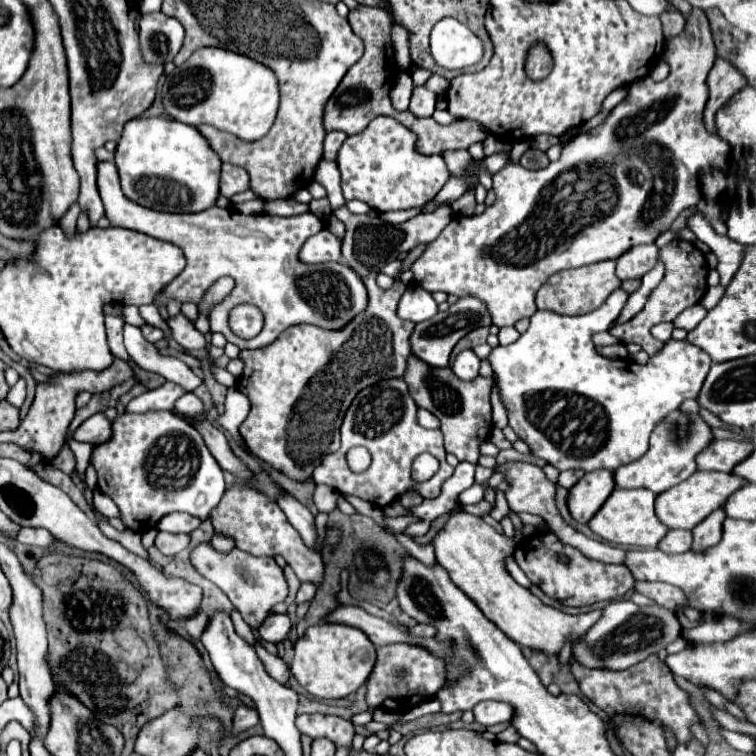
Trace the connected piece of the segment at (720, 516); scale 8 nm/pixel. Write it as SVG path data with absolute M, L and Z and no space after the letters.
M722 508L714 510L708 518L704 518L694 530L694 544L692 544L692 550L694 552L700 552L700 550L706 550L714 544L718 544L720 540L720 534L722 534L722 522L724 522L726 514Z

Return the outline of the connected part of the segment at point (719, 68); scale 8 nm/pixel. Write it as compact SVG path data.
M716 58L710 74L708 74L708 90L710 90L710 98L706 102L704 108L704 124L706 130L710 134L718 134L716 132L716 122L714 122L714 114L718 108L722 108L722 104L734 96L738 90L742 90L746 86L746 78L742 78L742 74L724 58Z

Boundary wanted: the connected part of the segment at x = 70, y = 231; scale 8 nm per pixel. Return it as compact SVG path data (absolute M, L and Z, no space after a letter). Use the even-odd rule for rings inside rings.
M74 204L59 222L61 228L69 239L75 235L78 214L80 214L80 206Z

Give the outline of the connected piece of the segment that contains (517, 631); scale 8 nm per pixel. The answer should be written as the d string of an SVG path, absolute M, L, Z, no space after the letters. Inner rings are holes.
M466 512L454 514L434 536L436 560L442 562L452 582L476 602L484 616L492 620L516 644L554 656L564 648L566 642L572 644L572 640L584 638L584 634L588 634L588 630L602 616L602 610L572 616L542 604L528 588L516 584L504 568L504 558L514 552L514 544L514 538L496 532L480 516Z

